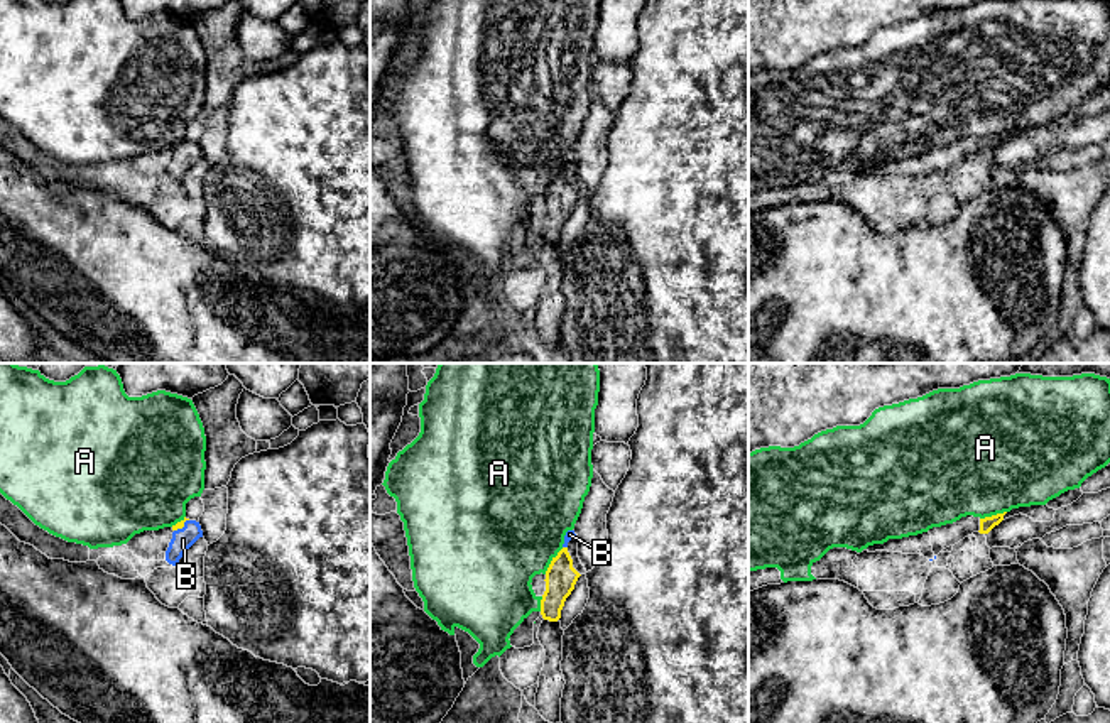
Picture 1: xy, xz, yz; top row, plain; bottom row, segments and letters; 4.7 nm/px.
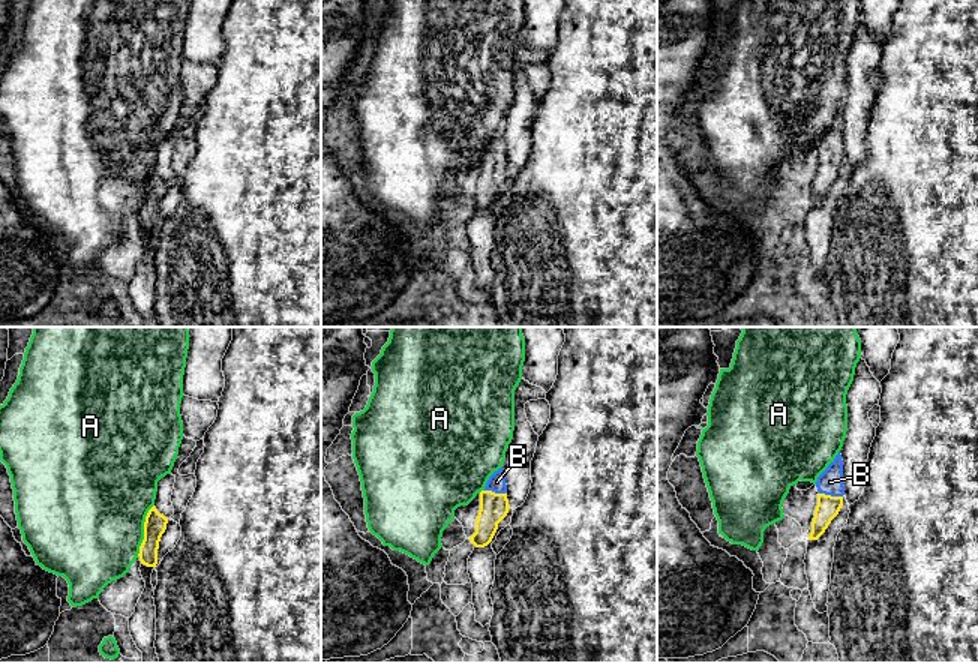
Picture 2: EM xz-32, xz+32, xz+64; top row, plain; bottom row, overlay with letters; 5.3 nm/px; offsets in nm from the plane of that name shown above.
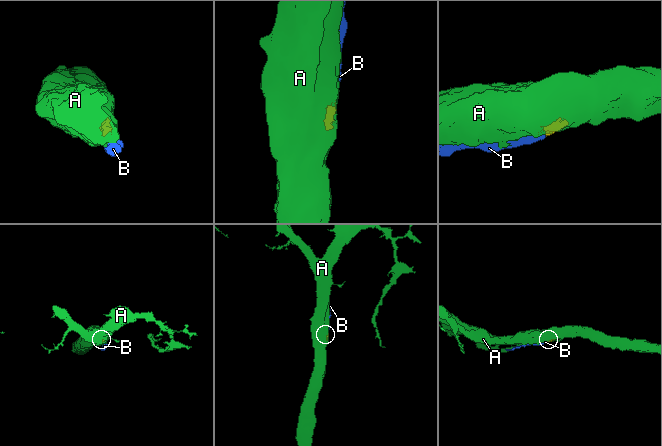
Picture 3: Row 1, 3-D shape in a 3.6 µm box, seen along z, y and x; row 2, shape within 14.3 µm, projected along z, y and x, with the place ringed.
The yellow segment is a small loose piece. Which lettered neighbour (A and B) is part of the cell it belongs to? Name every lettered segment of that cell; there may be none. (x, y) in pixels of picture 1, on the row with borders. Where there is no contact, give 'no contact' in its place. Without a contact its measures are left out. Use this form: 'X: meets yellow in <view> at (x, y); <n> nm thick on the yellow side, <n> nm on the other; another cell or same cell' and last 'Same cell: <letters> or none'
A: meets yellow in xz at (551, 561); 150 nm thick on the yellow side, 500 nm on the other; another cell
B: meets yellow in xy at (181, 527); 30 nm thick on the yellow side, 100 nm on the other; same cell
Same cell: B

